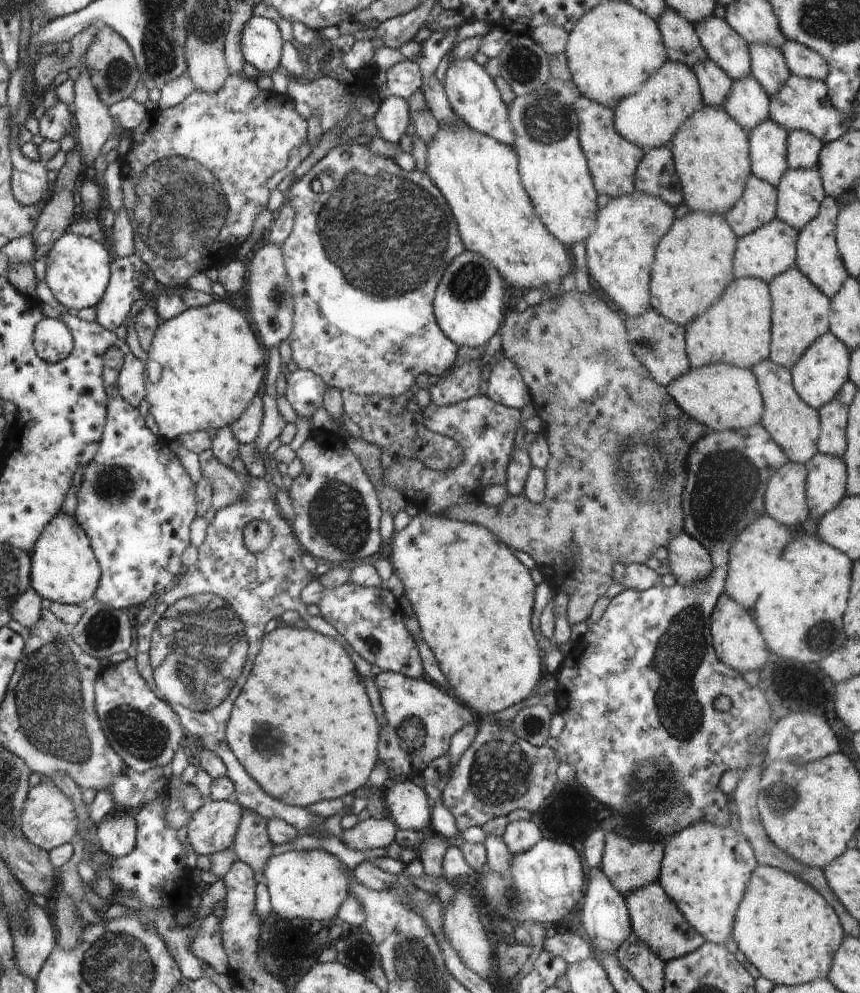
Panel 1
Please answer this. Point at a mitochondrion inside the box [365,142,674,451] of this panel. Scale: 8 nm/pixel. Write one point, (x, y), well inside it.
(469, 283)

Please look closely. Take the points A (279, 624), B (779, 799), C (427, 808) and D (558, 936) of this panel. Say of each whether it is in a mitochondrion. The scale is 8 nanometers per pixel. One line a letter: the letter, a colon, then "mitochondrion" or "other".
A: other
B: mitochondrion
C: other
D: other

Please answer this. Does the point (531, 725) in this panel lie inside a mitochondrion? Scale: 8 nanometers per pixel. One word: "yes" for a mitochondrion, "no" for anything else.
yes

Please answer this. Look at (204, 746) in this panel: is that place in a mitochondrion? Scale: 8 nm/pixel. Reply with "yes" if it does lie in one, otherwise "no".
no

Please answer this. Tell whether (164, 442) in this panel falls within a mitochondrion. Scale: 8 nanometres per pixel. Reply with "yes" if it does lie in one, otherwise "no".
no

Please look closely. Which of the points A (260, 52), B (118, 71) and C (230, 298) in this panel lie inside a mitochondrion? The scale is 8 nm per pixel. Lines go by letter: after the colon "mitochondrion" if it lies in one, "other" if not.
A: other
B: mitochondrion
C: other

